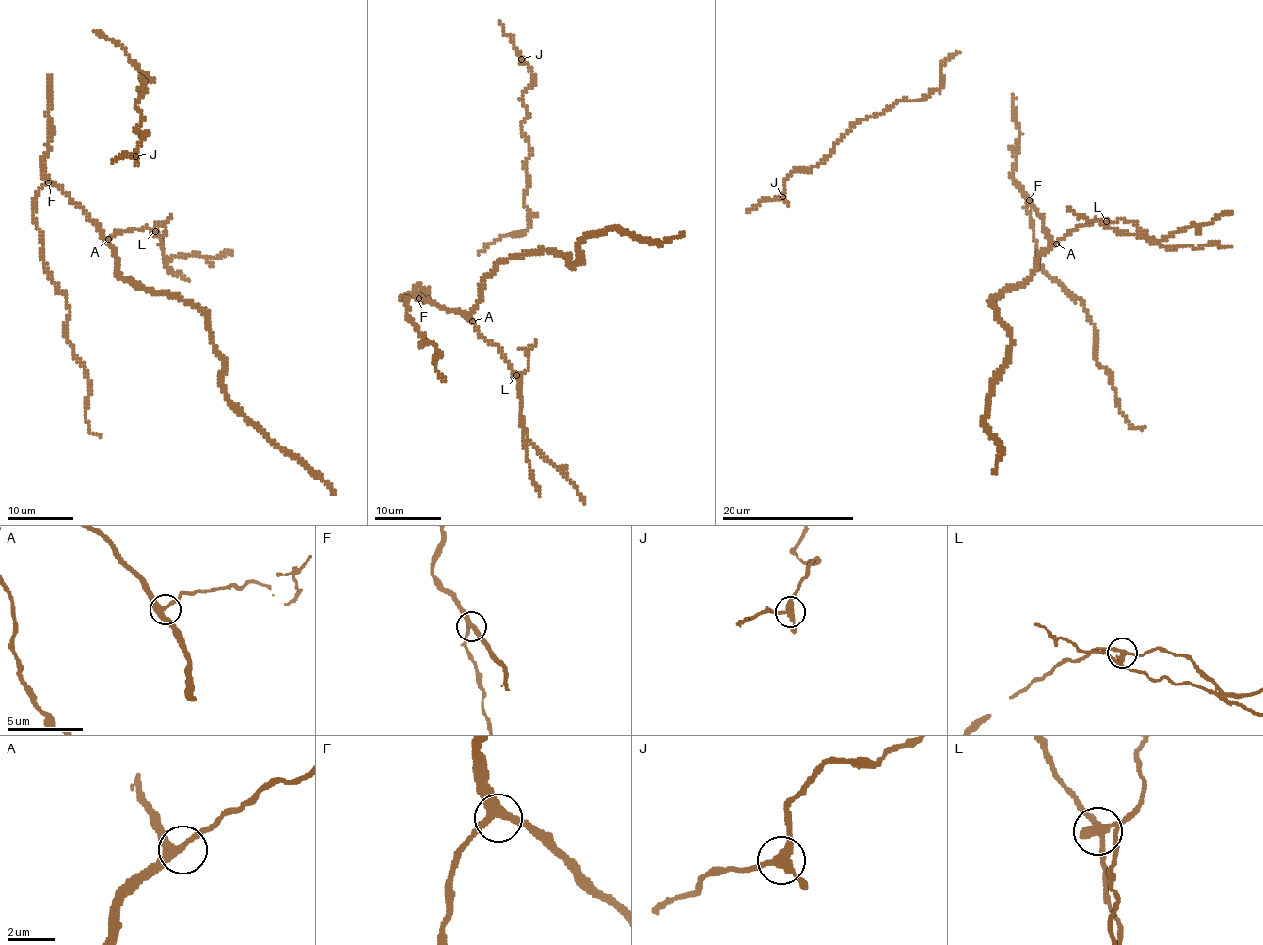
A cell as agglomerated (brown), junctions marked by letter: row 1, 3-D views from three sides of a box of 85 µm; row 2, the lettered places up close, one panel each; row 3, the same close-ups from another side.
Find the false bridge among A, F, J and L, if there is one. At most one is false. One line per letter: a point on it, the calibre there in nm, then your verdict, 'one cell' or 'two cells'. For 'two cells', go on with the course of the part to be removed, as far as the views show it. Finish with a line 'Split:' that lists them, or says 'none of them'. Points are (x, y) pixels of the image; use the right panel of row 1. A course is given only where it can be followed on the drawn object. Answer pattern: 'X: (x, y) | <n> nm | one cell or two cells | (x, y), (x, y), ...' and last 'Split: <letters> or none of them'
A: (1056, 244) | 260 nm | one cell
F: (1029, 200) | 320 nm | one cell
J: (782, 196) | 320 nm | one cell
L: (1106, 221) | 340 nm | two cells | (1105, 222), (1107, 228), (1140, 235), (1165, 247), (1197, 248), (1218, 244), (1232, 247)
Split: L

